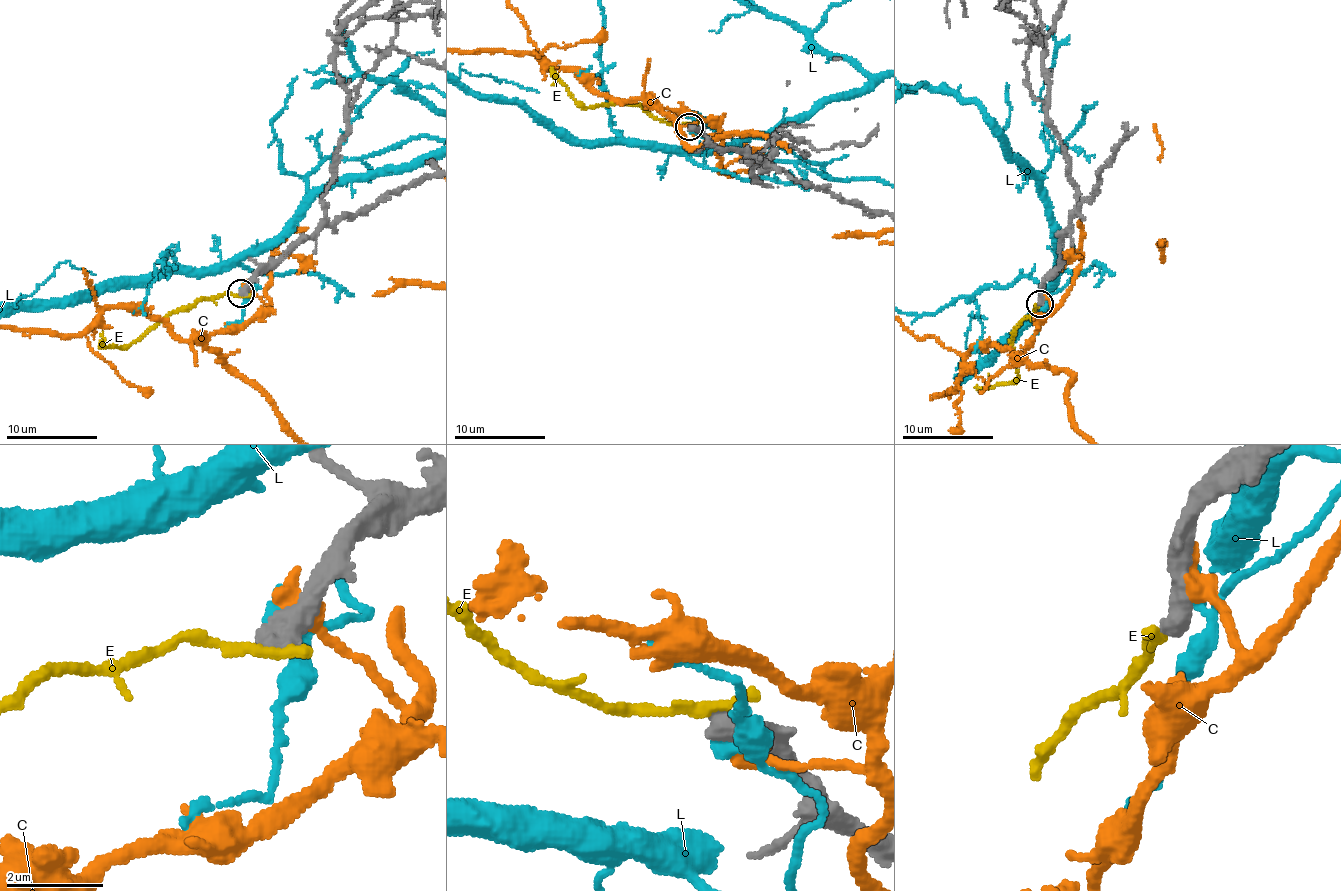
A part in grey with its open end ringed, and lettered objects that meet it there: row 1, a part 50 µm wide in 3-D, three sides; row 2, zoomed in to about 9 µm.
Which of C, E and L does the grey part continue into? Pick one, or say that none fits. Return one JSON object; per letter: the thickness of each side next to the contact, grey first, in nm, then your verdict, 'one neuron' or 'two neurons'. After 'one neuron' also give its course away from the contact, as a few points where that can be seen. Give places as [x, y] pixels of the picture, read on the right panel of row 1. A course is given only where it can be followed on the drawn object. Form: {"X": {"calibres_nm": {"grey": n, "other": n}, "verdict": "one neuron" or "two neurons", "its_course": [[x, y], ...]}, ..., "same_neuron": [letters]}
{"C": {"calibres_nm": {"grey": 600, "other": 550}, "verdict": "two neurons"}, "E": {"calibres_nm": {"grey": 550, "other": 280}, "verdict": "two neurons"}, "L": {"calibres_nm": {"grey": 600, "other": 220}, "verdict": "two neurons"}, "same_neuron": []}

